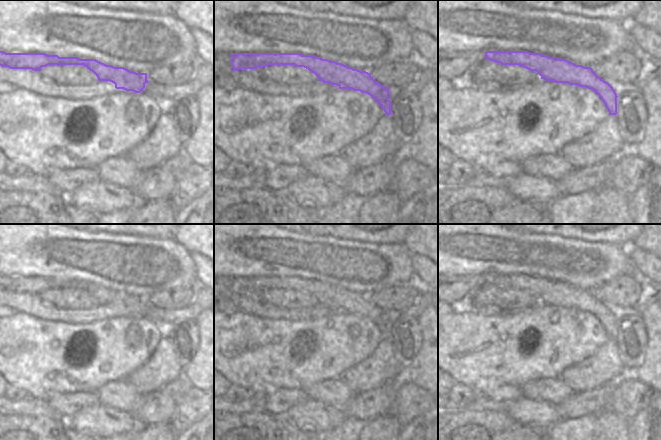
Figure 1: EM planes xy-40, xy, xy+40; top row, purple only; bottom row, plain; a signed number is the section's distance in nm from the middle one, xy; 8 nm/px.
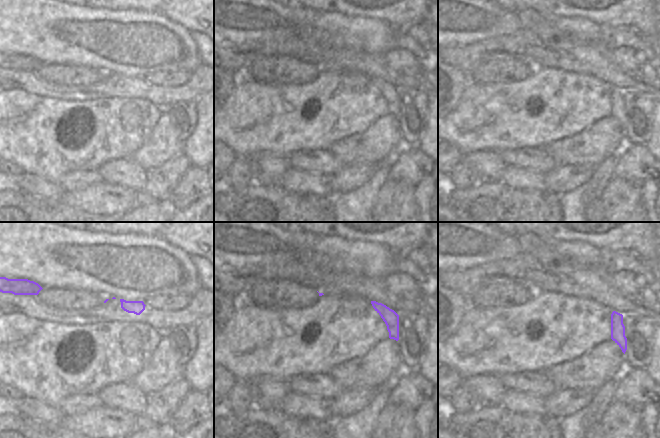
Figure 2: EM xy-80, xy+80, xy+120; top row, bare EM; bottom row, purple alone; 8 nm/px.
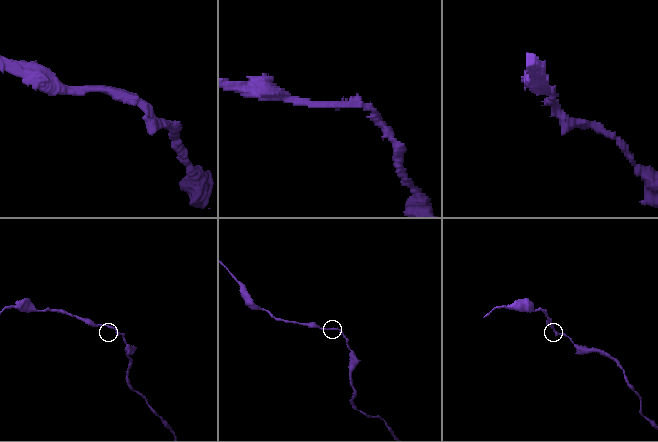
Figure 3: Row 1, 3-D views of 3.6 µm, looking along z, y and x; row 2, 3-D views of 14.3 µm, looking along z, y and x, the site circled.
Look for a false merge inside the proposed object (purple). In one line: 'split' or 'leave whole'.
leave whole

